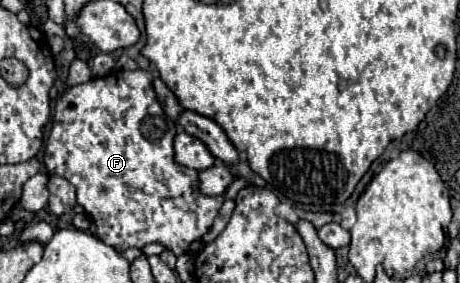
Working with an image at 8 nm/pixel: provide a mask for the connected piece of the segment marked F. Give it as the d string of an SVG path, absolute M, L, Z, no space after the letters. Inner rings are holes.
M120 69L120 71L114 71L106 77L90 79L88 83L74 85L56 101L54 123L52 123L52 131L50 131L46 149L44 149L44 169L46 169L48 175L64 177L76 187L76 203L82 205L84 211L92 217L92 221L98 227L98 237L102 241L106 241L106 245L112 245L120 251L126 251L130 247L142 249L148 243L160 243L166 249L170 249L174 255L182 255L190 247L192 241L200 239L212 227L212 221L216 219L216 215L218 215L218 211L224 203L224 195L206 197L200 191L200 185L198 185L198 171L196 169L186 169L186 167L182 167L174 161L174 137L176 137L176 123L170 121L170 117L166 117L166 113L162 111L162 107L156 99L156 93L154 93L154 87L152 87L152 73L144 71L144 69L136 69L136 71L122 71Z

